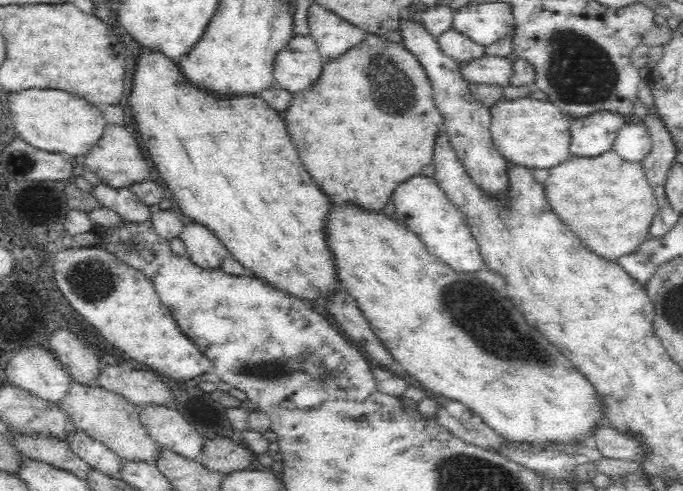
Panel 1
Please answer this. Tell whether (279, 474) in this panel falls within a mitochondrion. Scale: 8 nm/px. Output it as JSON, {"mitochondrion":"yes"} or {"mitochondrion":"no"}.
{"mitochondrion":"no"}

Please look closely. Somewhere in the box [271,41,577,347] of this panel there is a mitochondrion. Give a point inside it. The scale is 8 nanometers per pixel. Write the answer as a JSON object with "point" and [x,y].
{"point":[393,87]}

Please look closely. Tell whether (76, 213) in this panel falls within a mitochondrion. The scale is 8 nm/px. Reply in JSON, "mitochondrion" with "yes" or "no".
{"mitochondrion":"no"}

